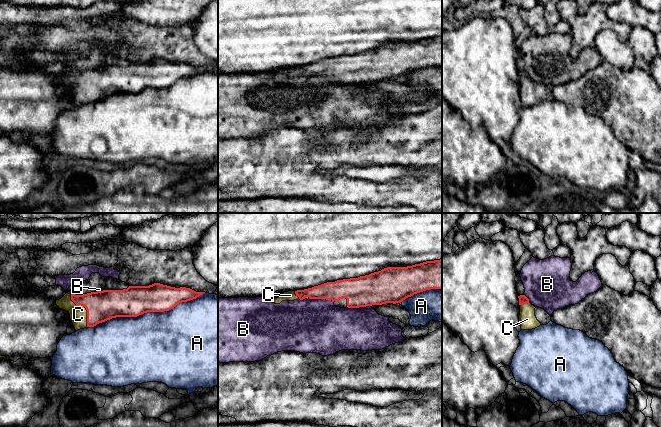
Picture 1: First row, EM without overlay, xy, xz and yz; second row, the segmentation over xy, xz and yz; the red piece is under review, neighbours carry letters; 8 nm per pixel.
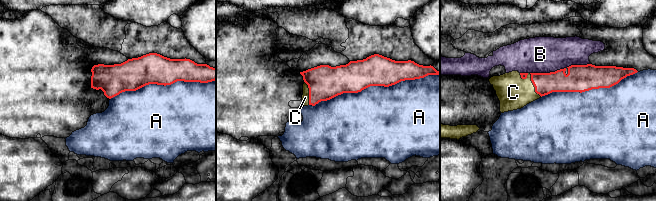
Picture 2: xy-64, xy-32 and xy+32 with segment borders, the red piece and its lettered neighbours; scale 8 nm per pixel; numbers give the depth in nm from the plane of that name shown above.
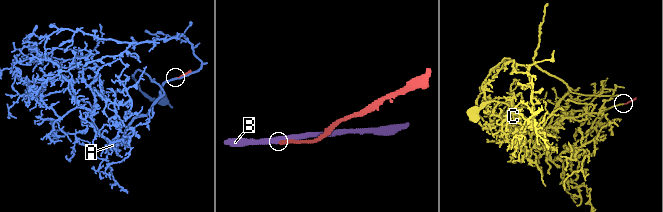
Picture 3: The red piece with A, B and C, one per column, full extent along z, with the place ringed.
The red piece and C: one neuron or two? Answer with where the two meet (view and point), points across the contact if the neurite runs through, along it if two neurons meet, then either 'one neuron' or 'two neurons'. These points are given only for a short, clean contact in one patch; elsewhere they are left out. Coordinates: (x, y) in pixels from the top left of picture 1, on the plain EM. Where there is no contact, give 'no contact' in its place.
xy (85, 83) | across xy (101, 82), (85, 83), (78, 90) | one neuron

